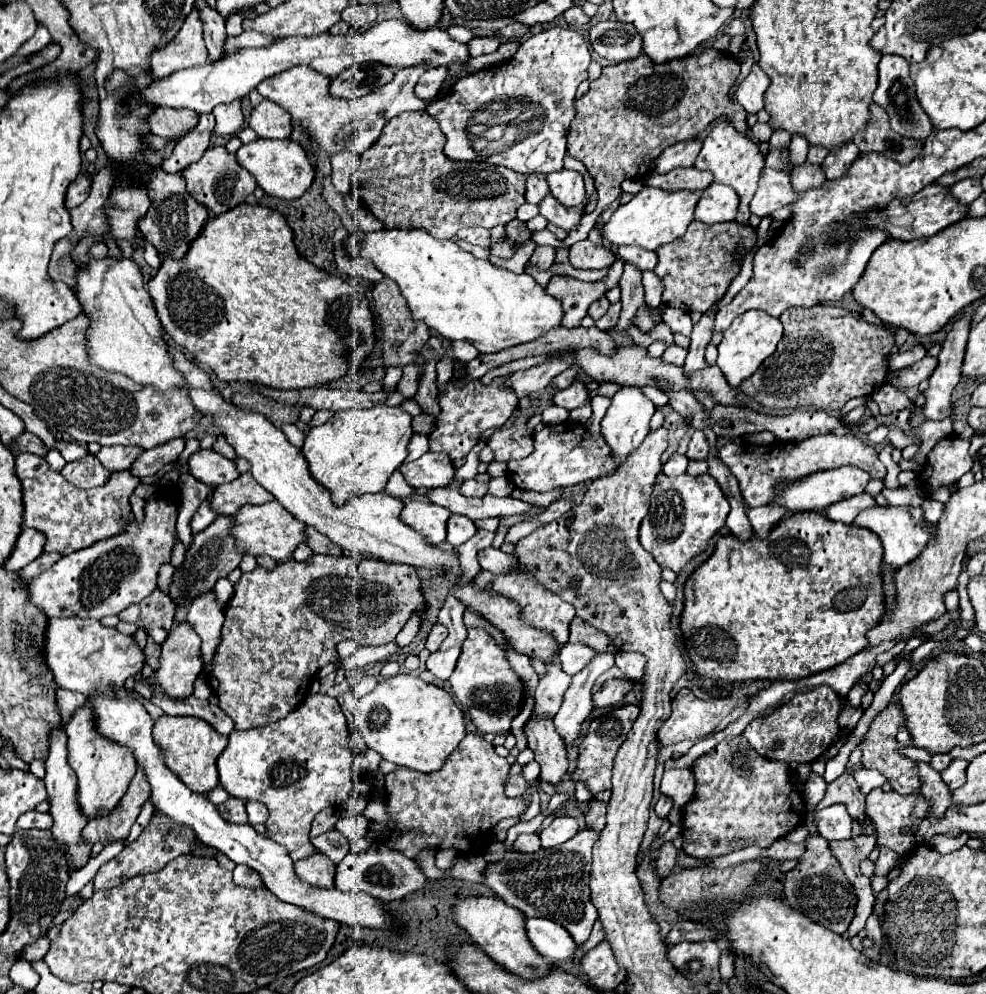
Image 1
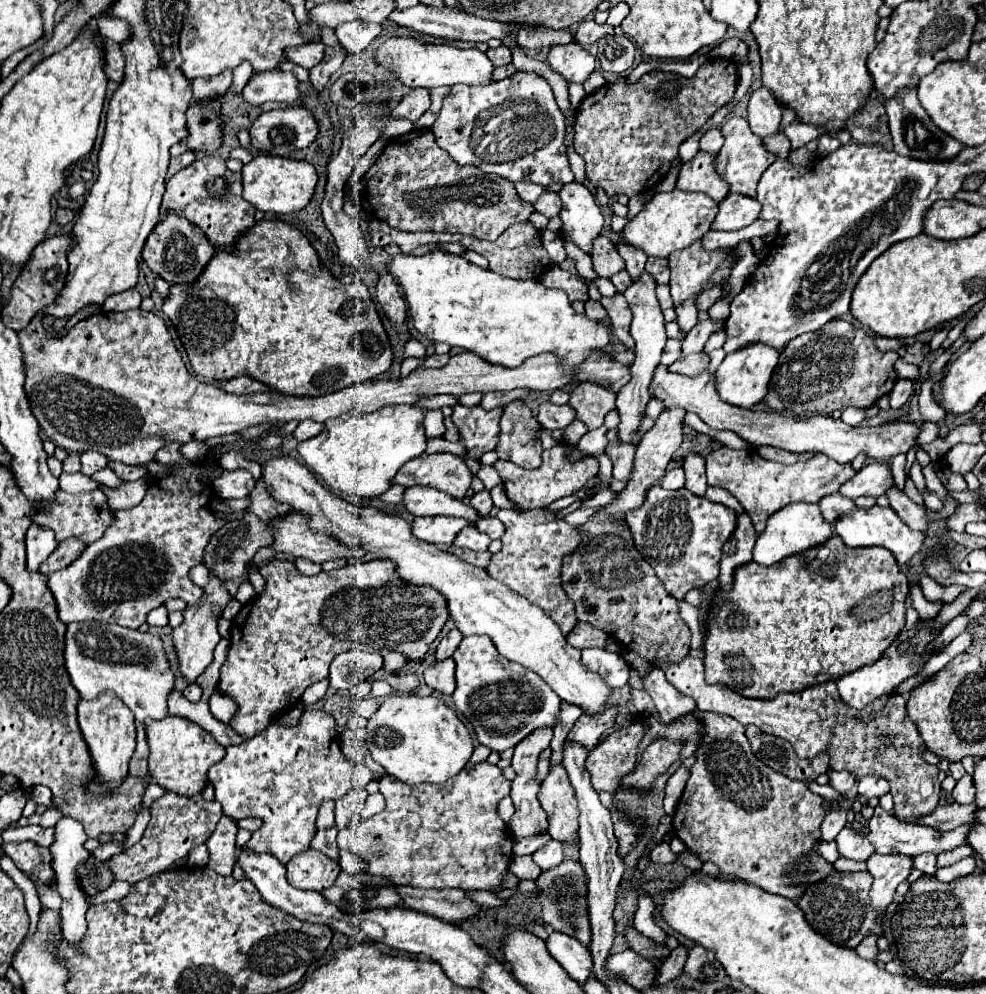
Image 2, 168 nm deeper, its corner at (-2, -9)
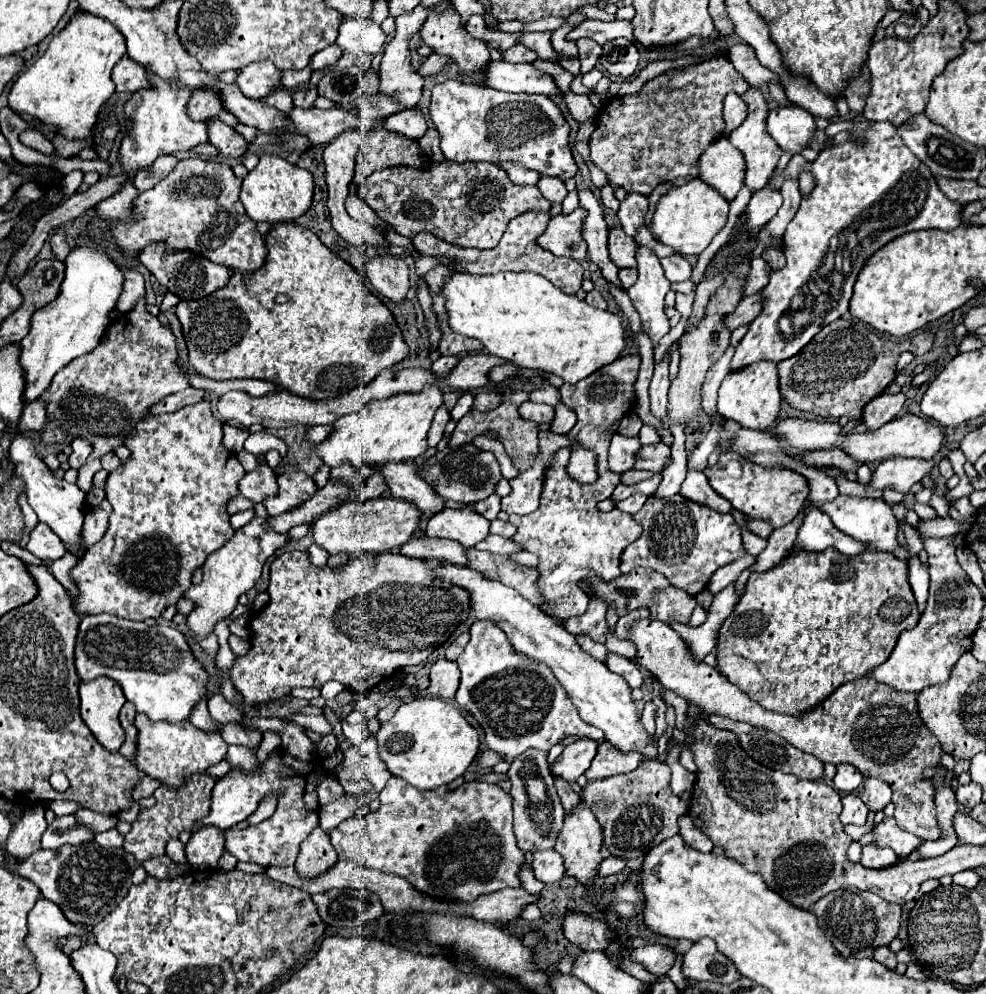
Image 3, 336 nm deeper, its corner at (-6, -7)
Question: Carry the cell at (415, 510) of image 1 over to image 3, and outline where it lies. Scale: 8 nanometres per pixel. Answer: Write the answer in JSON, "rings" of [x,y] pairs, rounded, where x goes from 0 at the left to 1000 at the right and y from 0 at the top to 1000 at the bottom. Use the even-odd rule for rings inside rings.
{"rings":[[[478,509],[472,513],[451,511],[449,515],[443,515],[435,521],[433,539],[455,541],[470,547],[472,551],[478,551],[496,539],[496,527],[498,525],[494,525],[494,521],[484,517]]]}

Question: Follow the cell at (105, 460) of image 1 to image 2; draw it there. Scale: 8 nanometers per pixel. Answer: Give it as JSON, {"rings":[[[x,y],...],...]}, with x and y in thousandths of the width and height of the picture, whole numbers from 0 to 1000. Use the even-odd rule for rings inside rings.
{"rings":[[[84,455],[84,457],[82,457],[82,469],[84,469],[82,475],[88,477],[88,479],[92,479],[92,477],[96,477],[96,475],[109,471],[111,465],[113,465],[113,463],[106,461],[104,457],[98,457],[98,455]]]}

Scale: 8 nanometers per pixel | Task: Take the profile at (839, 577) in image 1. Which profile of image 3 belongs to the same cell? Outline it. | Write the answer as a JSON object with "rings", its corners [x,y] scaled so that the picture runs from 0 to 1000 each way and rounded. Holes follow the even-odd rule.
{"rings":[[[847,551],[837,555],[802,555],[794,567],[772,577],[762,577],[752,604],[729,634],[727,674],[774,712],[812,720],[814,716],[829,712],[857,686],[875,682],[896,668],[904,652],[908,652],[912,636],[926,632],[932,626],[930,606],[920,581],[920,565],[908,561],[904,555],[879,553],[865,561],[855,559]]]}

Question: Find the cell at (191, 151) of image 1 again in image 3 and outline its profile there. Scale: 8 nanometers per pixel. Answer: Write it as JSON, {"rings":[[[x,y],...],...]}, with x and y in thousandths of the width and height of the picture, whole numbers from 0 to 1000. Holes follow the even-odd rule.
{"rings":[[[161,157],[151,169],[137,175],[137,189],[141,193],[155,189],[165,177],[169,177],[169,173],[173,173],[173,169],[177,169],[177,165],[180,161],[175,157]]]}

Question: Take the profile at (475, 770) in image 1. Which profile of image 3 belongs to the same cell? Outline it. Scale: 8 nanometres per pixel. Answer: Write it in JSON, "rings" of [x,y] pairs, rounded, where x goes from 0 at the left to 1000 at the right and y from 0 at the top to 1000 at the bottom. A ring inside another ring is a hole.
{"rings":[[[399,781],[386,795],[384,805],[386,813],[370,821],[370,833],[358,839],[352,849],[356,863],[368,873],[407,881],[427,899],[466,909],[480,907],[488,899],[498,899],[502,895],[528,889],[526,875],[532,869],[532,859],[526,855],[518,831],[518,801],[504,789],[474,787],[459,797],[453,793],[423,795],[411,785]]]}

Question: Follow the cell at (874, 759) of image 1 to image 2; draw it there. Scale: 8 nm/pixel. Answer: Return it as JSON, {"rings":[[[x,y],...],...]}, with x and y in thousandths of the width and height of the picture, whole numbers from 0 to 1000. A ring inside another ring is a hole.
{"rings":[[[697,660],[689,668],[666,668],[672,672],[676,684],[693,698],[707,706],[711,716],[737,718],[752,728],[766,728],[778,738],[786,738],[802,746],[812,763],[825,763],[831,757],[841,757],[843,773],[863,777],[869,783],[887,779],[896,781],[904,789],[904,801],[908,807],[908,821],[916,827],[928,827],[934,819],[944,819],[952,807],[954,789],[950,785],[950,771],[940,769],[932,757],[938,748],[930,736],[930,730],[922,724],[918,714],[918,700],[898,698],[891,706],[879,710],[879,714],[863,714],[855,710],[845,686],[823,690],[808,698],[790,698],[782,704],[756,702],[739,694],[733,688],[717,688],[713,678],[713,664],[709,660]]]}

